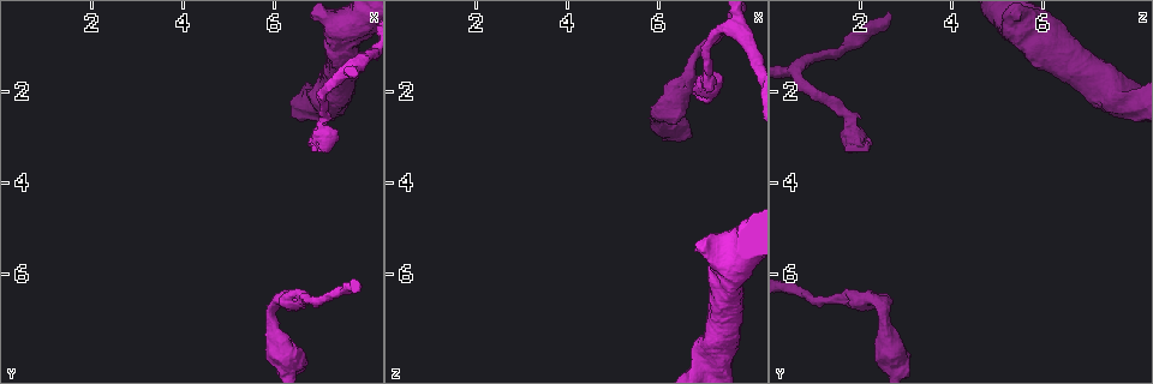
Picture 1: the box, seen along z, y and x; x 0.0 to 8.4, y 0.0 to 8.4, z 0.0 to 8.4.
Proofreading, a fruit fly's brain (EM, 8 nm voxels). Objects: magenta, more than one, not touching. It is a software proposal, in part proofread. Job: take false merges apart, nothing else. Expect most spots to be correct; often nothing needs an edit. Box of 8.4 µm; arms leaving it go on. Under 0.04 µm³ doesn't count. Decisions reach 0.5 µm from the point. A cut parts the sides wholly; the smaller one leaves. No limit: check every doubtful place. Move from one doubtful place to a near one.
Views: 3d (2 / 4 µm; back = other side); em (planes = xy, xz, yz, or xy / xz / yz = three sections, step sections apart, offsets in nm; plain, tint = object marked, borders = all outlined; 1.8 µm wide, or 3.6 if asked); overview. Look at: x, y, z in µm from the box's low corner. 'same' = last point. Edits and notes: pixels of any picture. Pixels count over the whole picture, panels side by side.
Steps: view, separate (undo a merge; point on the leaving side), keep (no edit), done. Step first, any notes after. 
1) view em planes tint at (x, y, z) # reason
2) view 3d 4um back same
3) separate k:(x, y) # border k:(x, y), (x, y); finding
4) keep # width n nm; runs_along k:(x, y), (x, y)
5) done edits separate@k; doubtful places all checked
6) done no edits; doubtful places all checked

view 3d 4um at (5.95, 6.85, 2.60) # abrupt turn

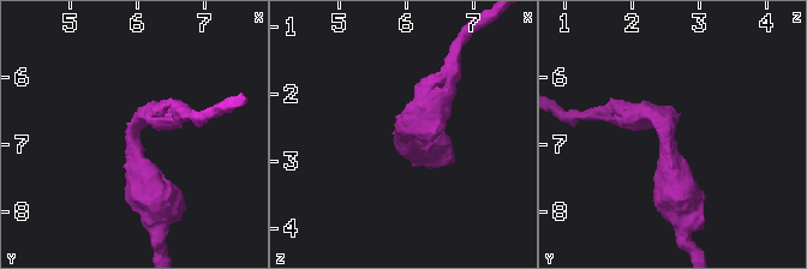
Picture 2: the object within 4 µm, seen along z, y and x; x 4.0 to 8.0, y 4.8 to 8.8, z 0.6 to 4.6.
view em 3.6um planes tint at (6.00, 6.85, 2.55) # arm_widths 380, 550 nm

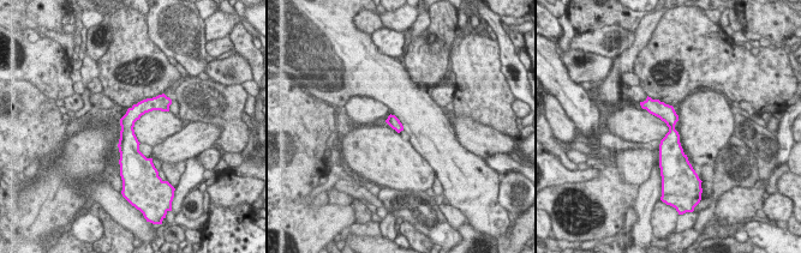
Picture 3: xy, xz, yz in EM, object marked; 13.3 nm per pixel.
keep # all the same neuron

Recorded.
view em xz step 8 tint at (7.10, 2.60, 1.75) # thick turns thin

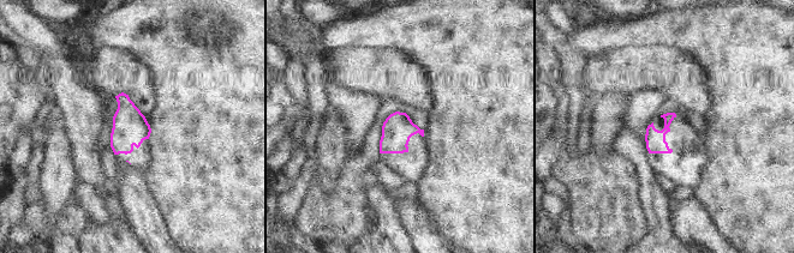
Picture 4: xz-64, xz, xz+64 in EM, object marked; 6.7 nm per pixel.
view em planes tint same # another direction

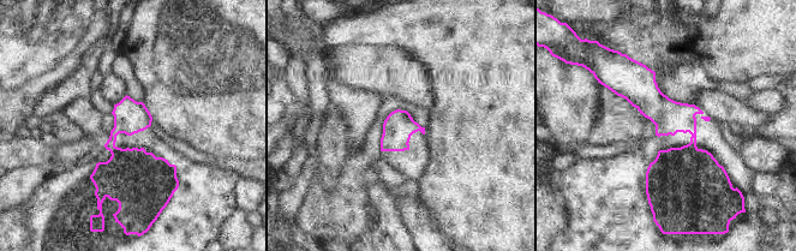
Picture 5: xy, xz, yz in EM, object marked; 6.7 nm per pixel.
keep # width 200 nm; all the same neuron

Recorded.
view em xz step 16 tint at (7.65, 1.55, 0.60)

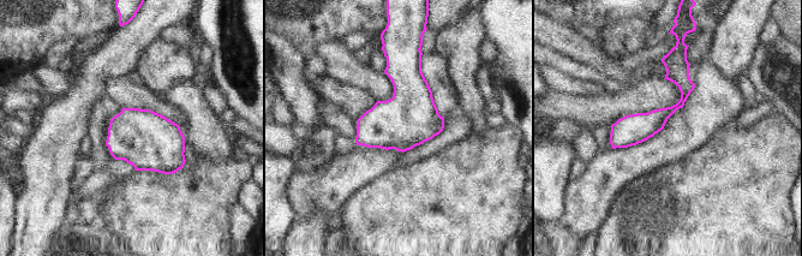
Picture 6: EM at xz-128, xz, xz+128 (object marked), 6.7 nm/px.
view em planes tint same # cut it another way

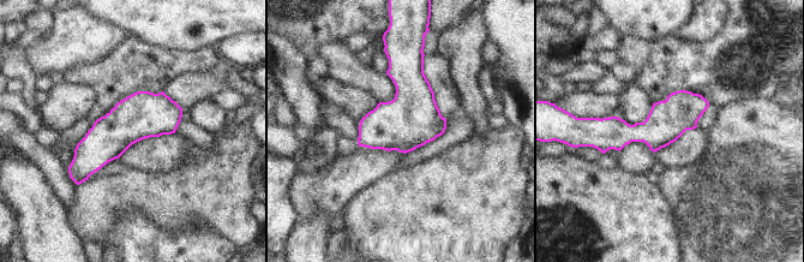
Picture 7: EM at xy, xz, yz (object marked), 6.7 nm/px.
keep # width 280 nm; runs_along 7:(179, 111), (133, 118), (77, 174); all the same neuron

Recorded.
done no edits; doubtful places all checked

